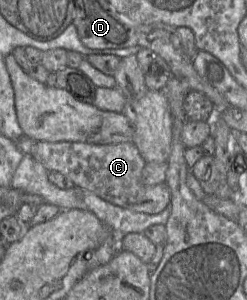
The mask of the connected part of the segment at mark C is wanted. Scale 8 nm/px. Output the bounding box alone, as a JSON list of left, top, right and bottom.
[29,141,171,214]

